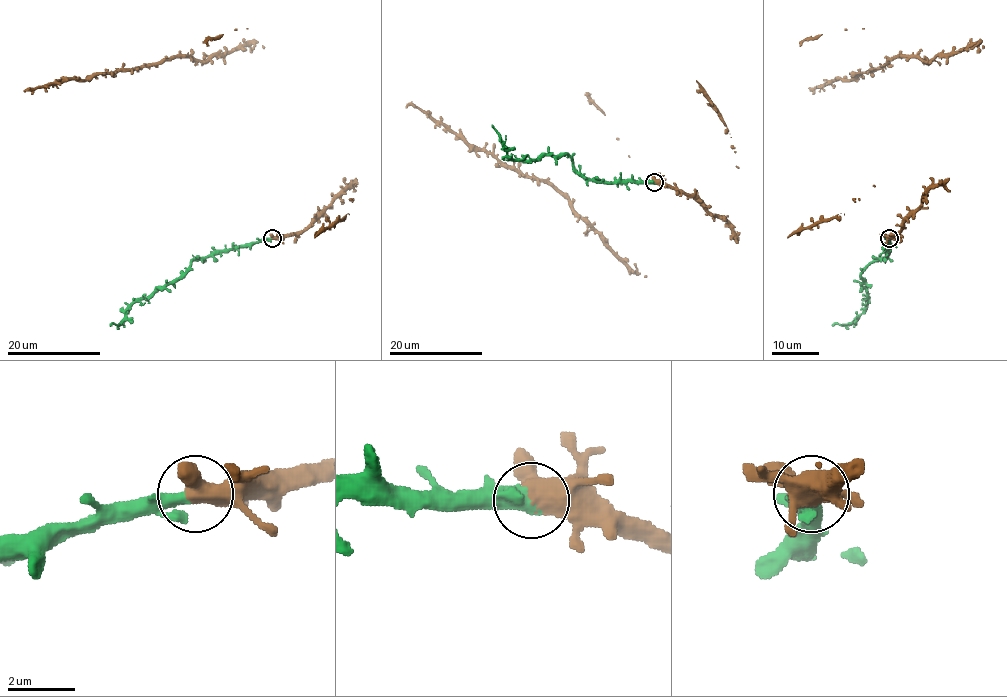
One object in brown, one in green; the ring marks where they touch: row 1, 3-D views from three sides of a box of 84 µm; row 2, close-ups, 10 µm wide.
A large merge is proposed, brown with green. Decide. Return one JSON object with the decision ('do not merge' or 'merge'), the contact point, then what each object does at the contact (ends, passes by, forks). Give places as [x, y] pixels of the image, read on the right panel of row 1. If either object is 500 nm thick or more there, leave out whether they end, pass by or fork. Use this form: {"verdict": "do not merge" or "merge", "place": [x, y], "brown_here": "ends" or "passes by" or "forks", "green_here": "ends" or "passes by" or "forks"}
{"verdict": "merge", "place": [889, 238]}

